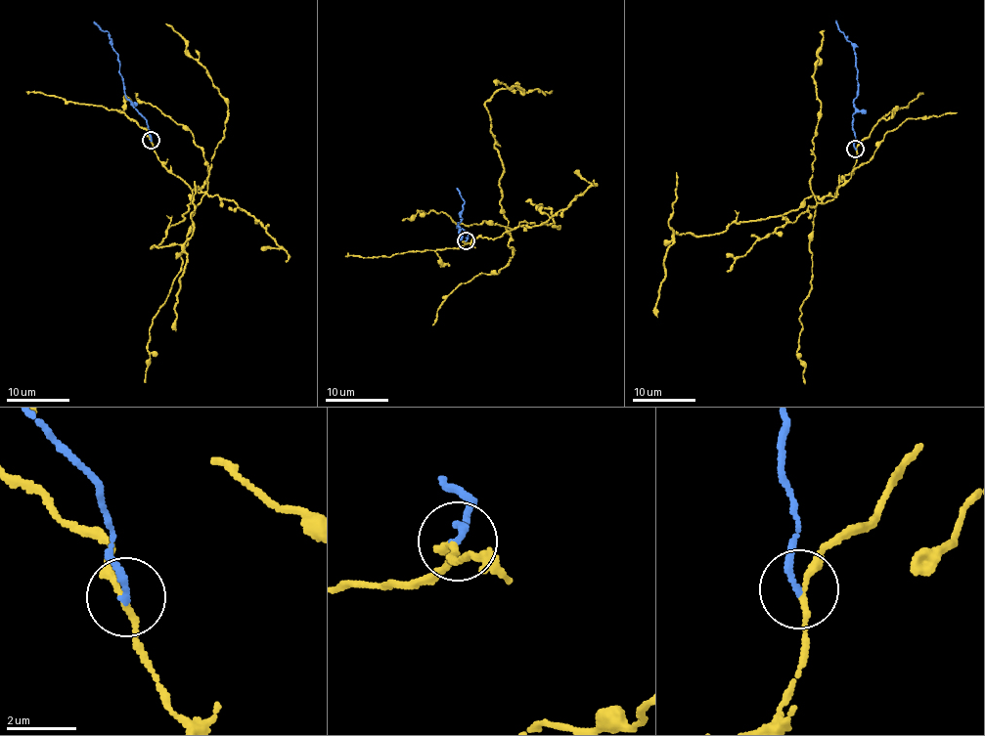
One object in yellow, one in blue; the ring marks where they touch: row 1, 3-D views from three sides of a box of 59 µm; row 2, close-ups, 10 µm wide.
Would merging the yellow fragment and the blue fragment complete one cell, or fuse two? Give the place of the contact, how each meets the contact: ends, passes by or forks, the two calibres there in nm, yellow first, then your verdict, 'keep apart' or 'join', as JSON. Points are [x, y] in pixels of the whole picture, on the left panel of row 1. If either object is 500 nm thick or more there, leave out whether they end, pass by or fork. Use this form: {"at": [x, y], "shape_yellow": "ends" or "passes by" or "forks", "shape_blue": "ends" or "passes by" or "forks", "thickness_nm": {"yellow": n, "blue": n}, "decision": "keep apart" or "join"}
{"at": [151, 140], "shape_yellow": "passes by", "shape_blue": "ends", "thickness_nm": {"yellow": 160, "blue": 200}, "decision": "keep apart"}

